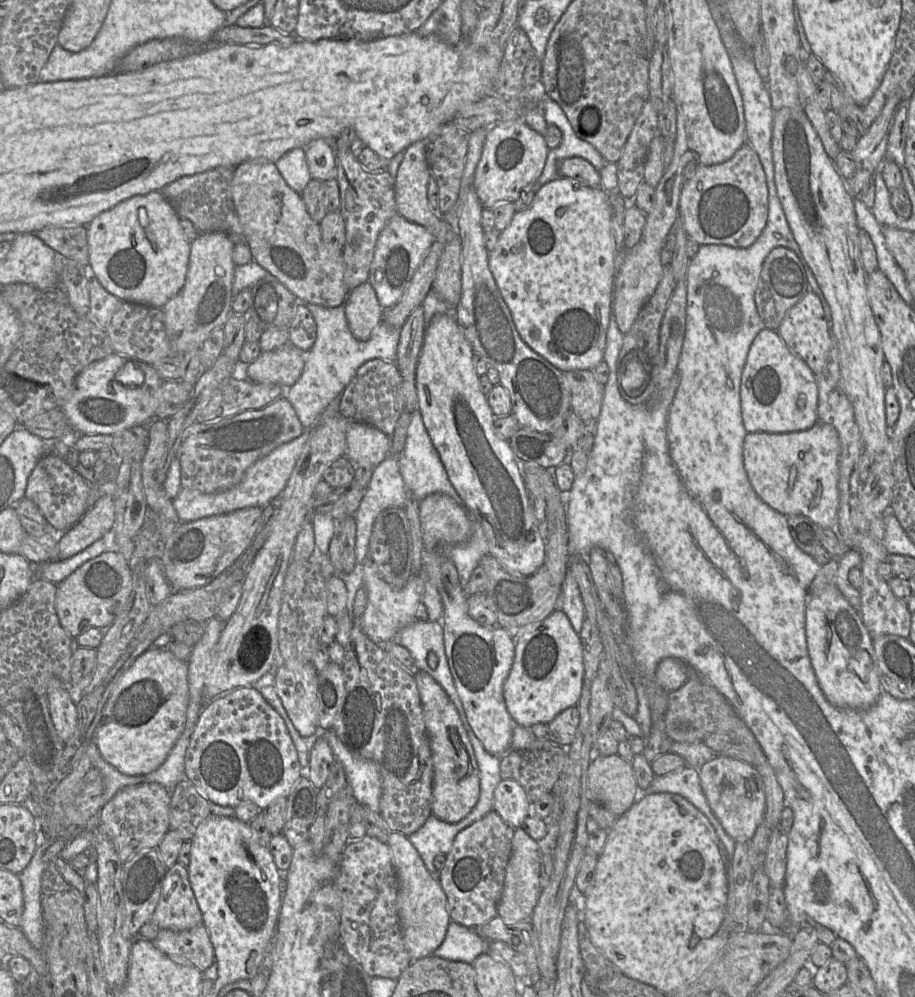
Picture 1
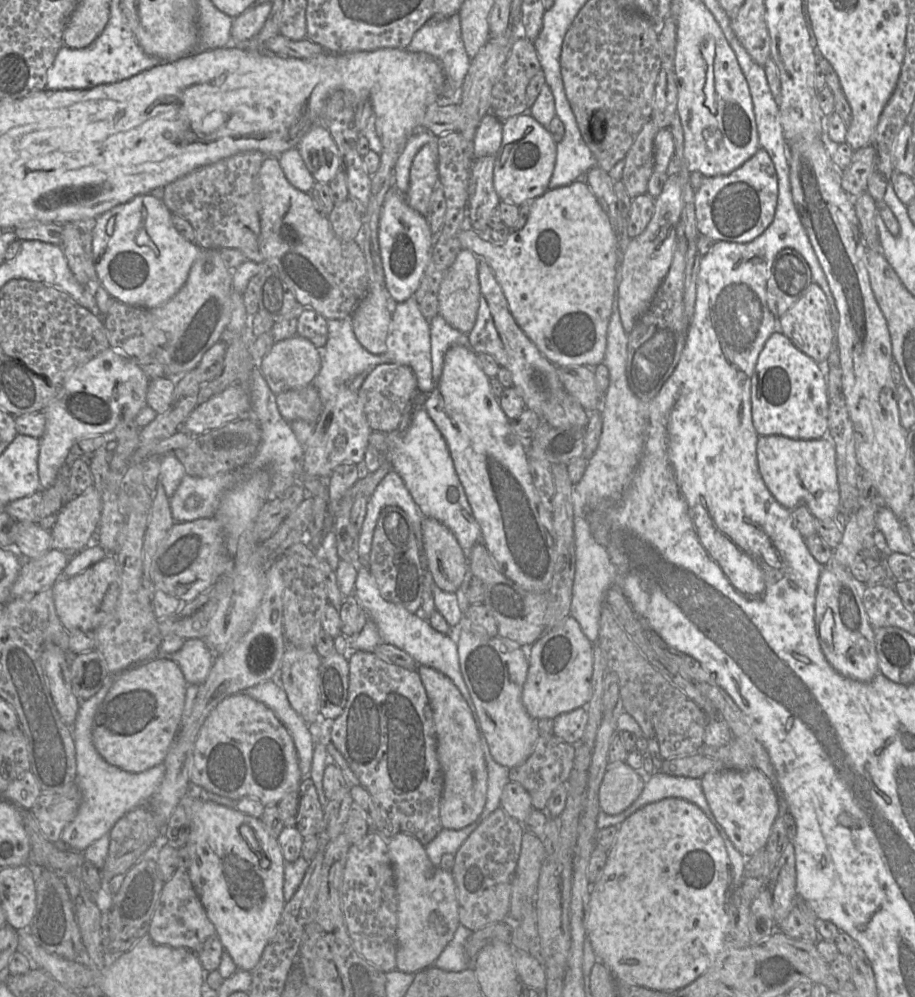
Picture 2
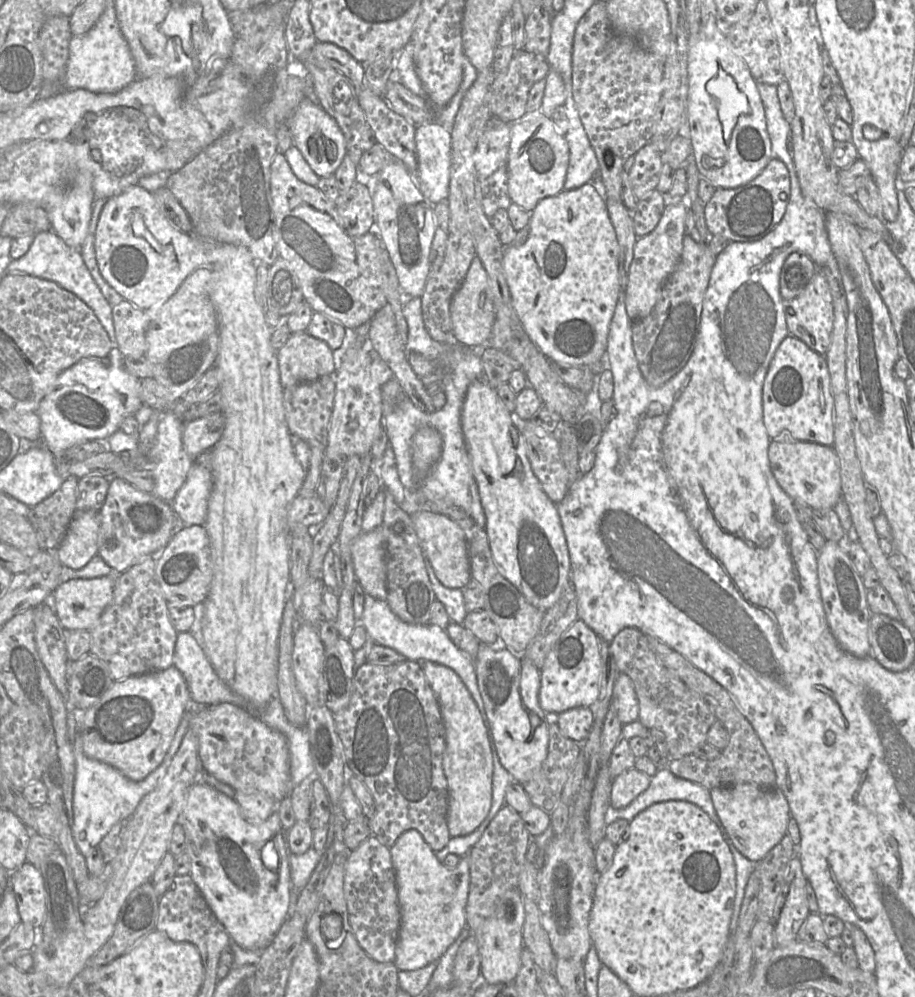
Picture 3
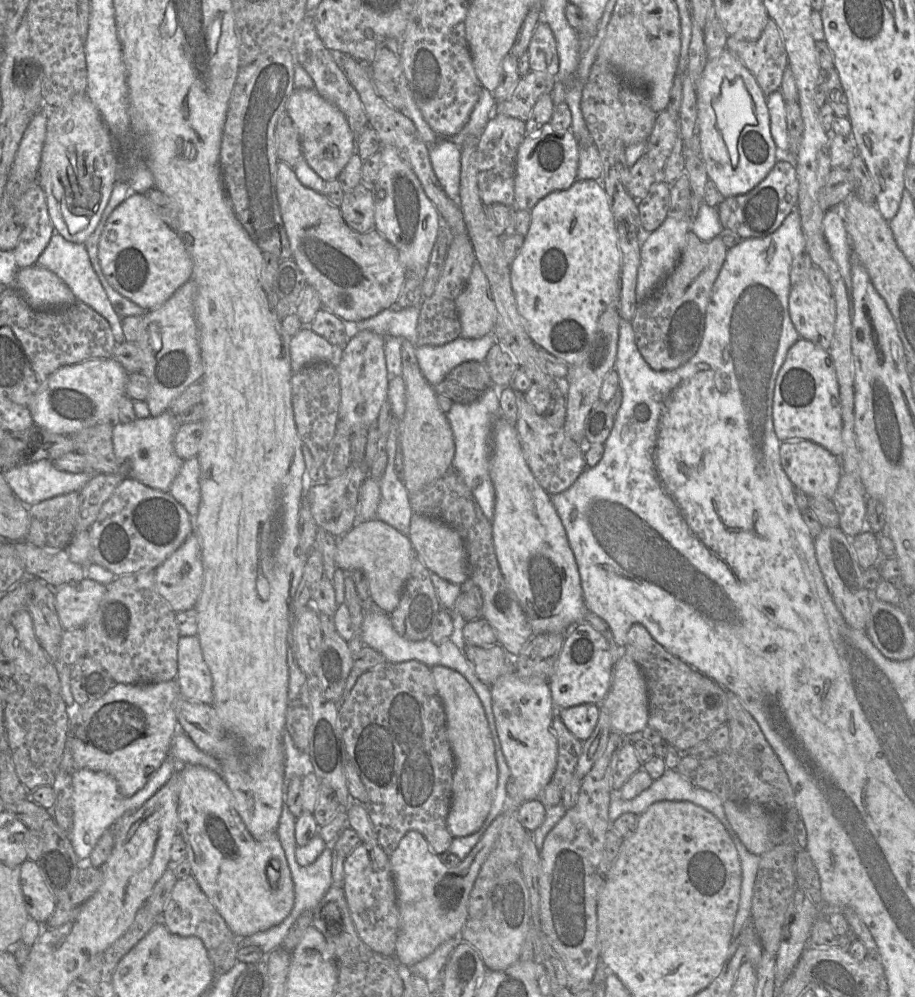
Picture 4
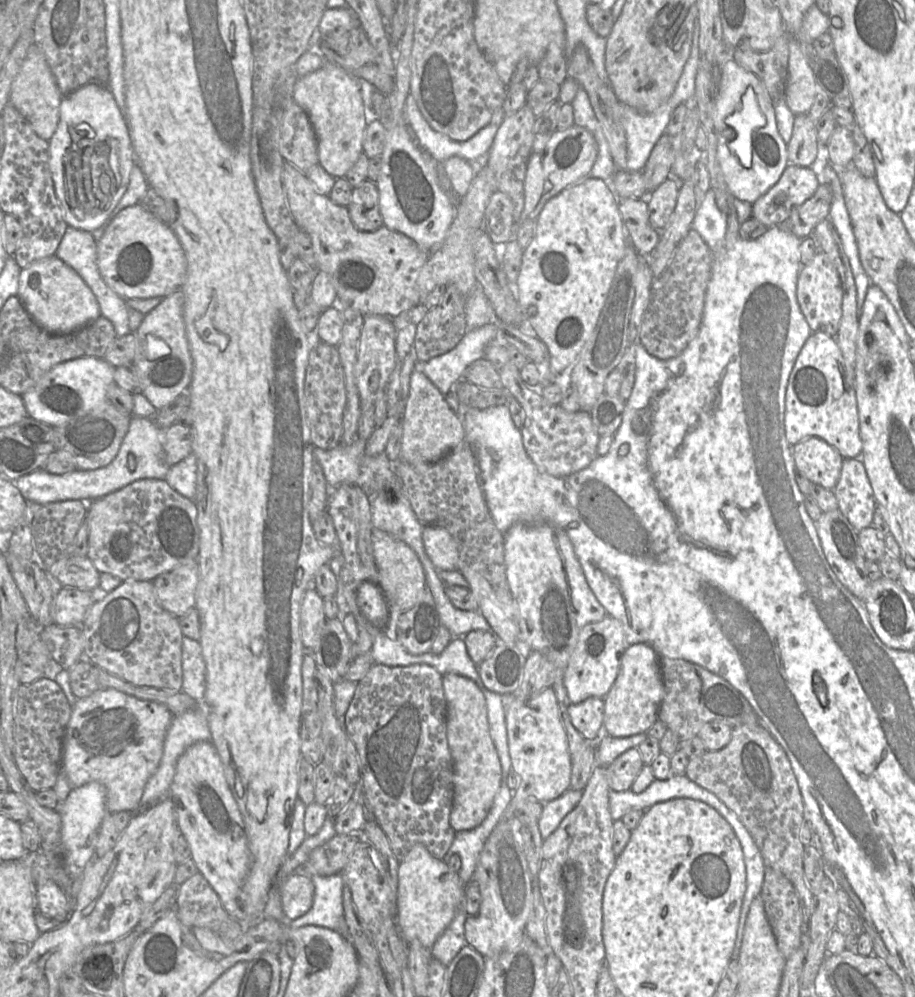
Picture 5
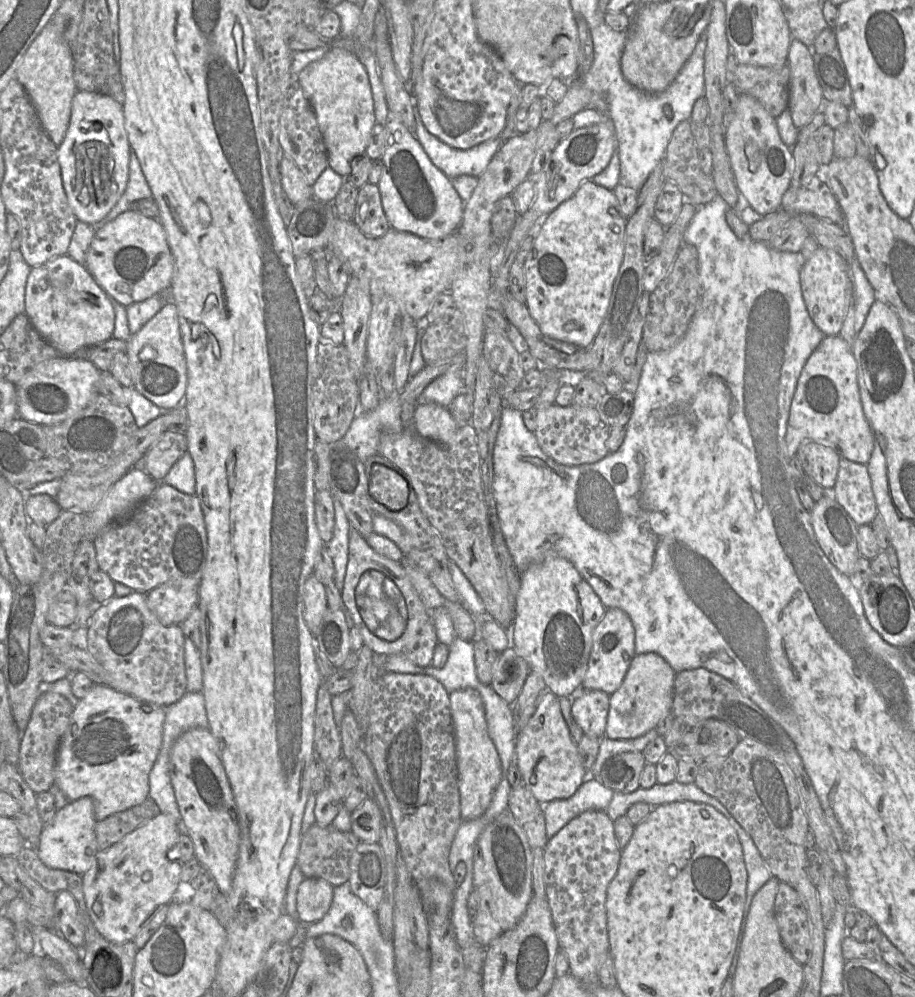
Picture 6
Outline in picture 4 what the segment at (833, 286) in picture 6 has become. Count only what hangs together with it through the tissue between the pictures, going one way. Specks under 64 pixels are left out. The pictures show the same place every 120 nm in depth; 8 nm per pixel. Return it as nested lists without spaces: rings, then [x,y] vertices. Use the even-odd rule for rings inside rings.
[[[813,265],[806,276],[792,286],[788,307],[790,318],[800,338],[829,351],[835,330],[836,303],[831,284],[820,268]]]

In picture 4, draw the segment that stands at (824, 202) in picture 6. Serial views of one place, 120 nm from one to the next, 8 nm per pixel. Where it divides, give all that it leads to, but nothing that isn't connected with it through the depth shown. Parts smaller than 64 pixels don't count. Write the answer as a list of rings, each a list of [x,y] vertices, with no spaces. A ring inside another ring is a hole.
[[[777,161],[768,175],[747,193],[724,198],[717,206],[724,230],[737,233],[742,239],[762,238],[777,230],[785,218],[797,208],[799,182],[794,163]]]

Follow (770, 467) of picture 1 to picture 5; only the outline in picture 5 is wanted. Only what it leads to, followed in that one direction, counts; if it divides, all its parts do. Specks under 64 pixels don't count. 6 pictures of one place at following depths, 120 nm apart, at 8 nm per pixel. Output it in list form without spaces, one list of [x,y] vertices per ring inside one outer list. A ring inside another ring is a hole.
[[[811,437],[791,446],[791,454],[796,473],[833,491],[844,459],[834,447],[820,438]]]

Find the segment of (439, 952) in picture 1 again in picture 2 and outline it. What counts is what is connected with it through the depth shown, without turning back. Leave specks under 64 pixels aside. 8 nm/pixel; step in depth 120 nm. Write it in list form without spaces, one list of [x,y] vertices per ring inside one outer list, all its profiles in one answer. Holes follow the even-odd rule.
[[[460,924],[433,966],[449,972],[460,972],[472,967],[473,959],[470,959],[465,952],[465,942],[471,933],[470,929]]]

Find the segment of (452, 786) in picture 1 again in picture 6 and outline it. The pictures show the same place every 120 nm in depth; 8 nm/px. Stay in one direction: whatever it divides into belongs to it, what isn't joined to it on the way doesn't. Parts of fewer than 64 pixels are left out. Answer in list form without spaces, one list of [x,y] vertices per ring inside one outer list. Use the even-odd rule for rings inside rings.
[[[473,688],[449,693],[450,711],[455,738],[457,782],[462,820],[480,817],[488,808],[493,793],[501,780],[502,765],[497,750],[489,737],[482,698]]]

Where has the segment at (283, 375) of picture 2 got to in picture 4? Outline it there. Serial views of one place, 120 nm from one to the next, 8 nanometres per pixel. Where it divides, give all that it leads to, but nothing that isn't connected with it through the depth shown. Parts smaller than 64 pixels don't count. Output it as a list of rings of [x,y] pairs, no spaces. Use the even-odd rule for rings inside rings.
[[[302,327],[290,340],[290,363],[292,372],[316,362],[331,362],[334,346],[325,338]]]

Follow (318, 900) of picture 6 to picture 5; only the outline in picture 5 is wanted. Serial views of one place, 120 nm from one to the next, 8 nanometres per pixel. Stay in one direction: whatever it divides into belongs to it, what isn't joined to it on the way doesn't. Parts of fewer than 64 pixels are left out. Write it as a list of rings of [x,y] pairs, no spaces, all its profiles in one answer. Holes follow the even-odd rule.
[[[294,873],[280,883],[279,891],[283,912],[290,920],[303,916],[311,909],[314,885],[309,877]]]

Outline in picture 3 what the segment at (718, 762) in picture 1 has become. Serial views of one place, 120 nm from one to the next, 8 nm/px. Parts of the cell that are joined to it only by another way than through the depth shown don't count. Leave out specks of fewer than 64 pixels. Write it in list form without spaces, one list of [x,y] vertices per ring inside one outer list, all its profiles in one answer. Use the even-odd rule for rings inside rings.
[[[742,783],[710,789],[710,795],[734,847],[750,861],[761,861],[786,835],[791,812],[787,798],[779,788]]]

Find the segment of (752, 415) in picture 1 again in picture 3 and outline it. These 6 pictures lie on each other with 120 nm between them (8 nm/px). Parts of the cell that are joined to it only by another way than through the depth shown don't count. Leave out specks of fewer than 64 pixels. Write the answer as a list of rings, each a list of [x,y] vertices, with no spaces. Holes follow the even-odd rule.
[[[790,334],[776,350],[763,381],[762,418],[771,440],[834,445],[834,397],[825,356]]]

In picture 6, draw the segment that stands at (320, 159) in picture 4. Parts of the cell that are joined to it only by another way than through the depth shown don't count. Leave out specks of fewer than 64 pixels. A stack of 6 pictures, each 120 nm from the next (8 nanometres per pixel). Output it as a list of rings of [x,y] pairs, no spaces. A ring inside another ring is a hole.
[[[330,47],[324,57],[310,63],[294,76],[315,113],[327,150],[328,167],[346,178],[351,173],[353,160],[365,154],[376,123],[364,65],[354,53],[341,47]]]

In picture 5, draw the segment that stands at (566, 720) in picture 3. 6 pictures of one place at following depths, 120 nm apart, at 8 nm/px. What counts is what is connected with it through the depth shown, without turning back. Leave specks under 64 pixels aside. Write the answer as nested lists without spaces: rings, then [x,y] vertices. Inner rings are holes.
[[[590,697],[578,704],[568,705],[571,723],[586,741],[597,741],[603,735],[604,700]]]

